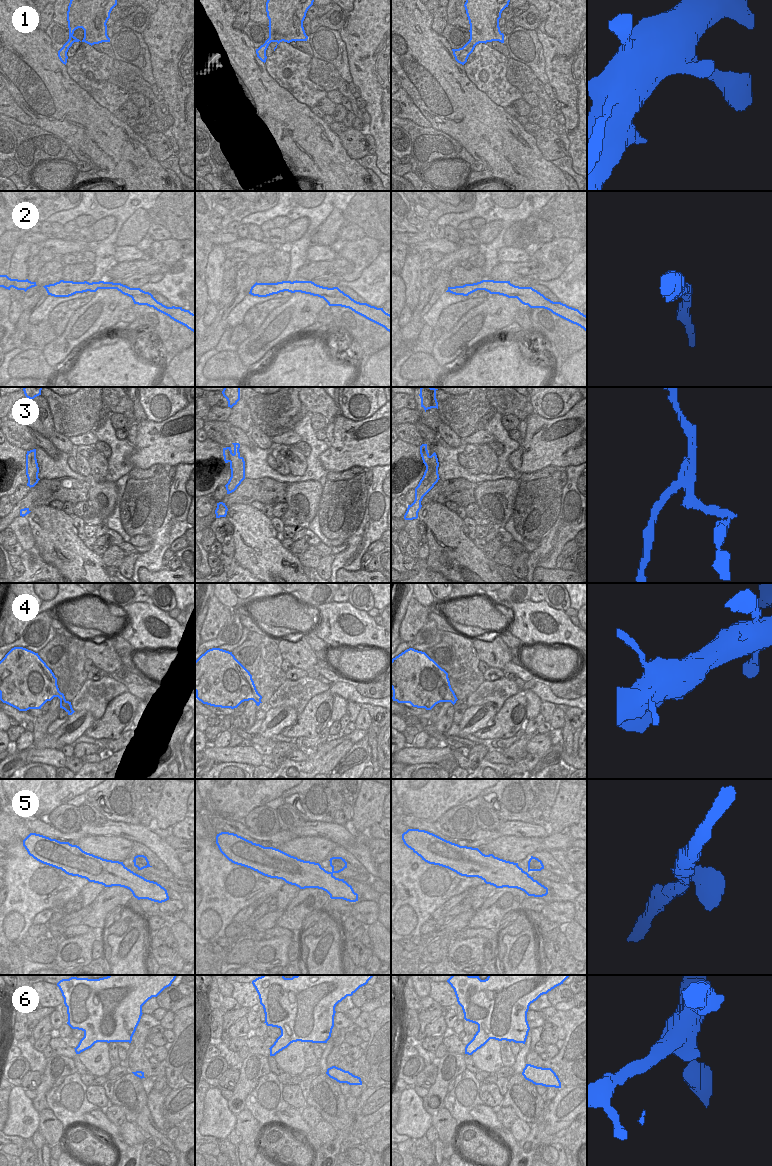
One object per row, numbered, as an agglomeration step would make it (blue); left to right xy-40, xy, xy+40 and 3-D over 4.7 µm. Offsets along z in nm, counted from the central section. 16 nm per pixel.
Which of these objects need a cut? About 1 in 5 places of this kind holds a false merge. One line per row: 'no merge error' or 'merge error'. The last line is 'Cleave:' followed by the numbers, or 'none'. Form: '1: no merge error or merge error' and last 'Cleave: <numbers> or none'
1: no merge error
2: no merge error
3: merge error
4: no merge error
5: no merge error
6: no merge error
Cleave: 3

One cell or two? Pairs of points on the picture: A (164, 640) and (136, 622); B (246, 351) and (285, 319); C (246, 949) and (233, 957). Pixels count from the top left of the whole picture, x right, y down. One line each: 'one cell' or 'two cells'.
A: one cell
B: one cell
C: one cell

